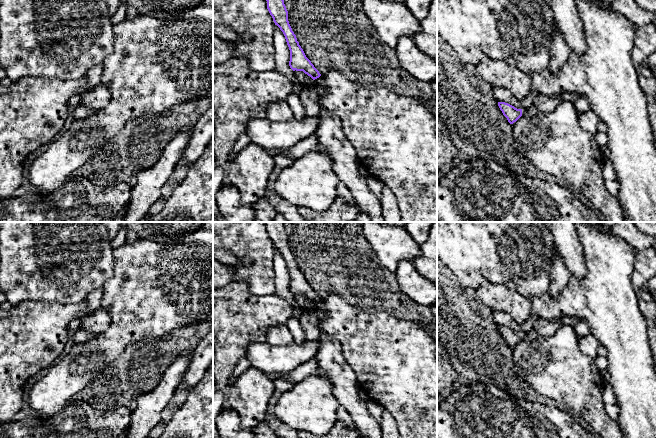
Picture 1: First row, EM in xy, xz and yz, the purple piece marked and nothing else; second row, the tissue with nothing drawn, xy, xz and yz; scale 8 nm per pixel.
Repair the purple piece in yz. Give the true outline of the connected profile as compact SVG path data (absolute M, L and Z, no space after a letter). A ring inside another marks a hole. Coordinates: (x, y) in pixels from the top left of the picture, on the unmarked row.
M562 317L553 320L538 319L527 333L517 333L505 326L498 326L498 330L508 346L513 348L521 340L534 341L539 337L551 337L561 327L561 319Z

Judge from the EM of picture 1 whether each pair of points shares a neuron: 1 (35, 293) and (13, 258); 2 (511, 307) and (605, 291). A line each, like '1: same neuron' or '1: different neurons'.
1: same neuron
2: different neurons

